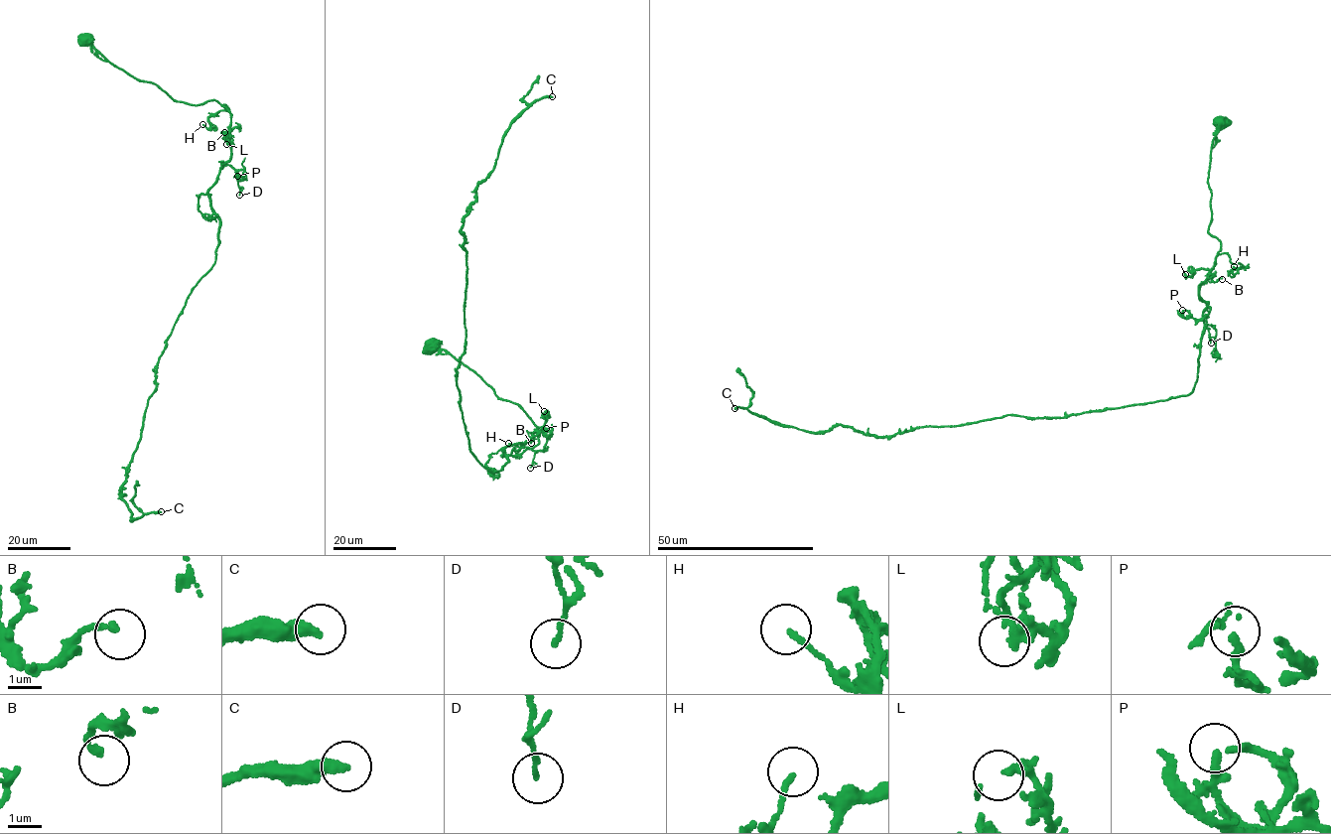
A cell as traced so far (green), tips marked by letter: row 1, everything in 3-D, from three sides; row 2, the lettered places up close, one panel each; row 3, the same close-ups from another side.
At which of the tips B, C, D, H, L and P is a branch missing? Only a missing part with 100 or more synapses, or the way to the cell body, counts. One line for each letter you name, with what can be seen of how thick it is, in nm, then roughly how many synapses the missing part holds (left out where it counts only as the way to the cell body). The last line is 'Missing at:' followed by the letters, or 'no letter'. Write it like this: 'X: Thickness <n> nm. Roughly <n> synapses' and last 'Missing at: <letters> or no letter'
C: Thickness 360 nm. Roughly 800 synapses
Missing at: C

